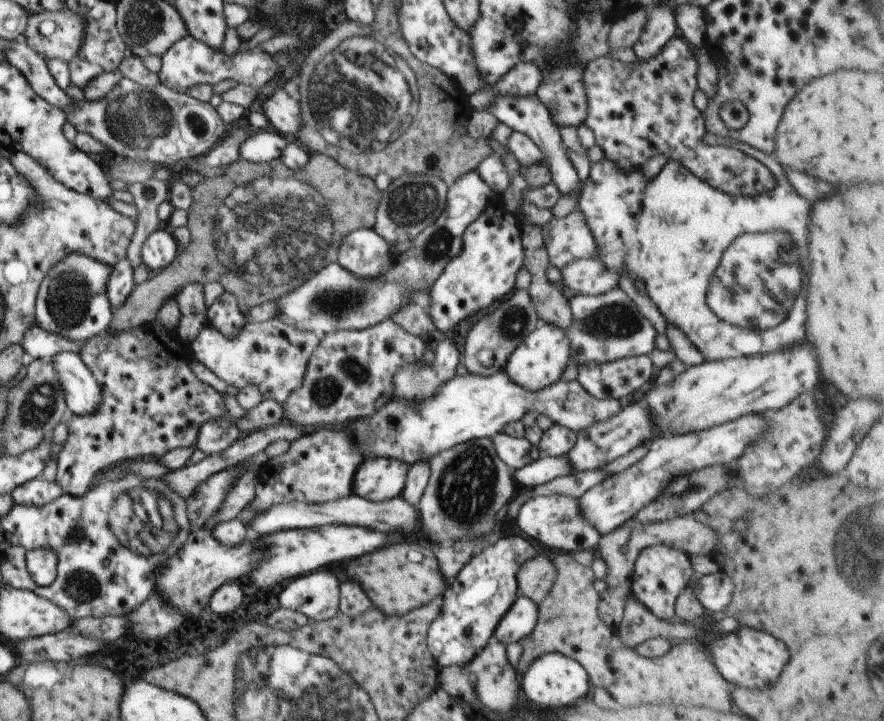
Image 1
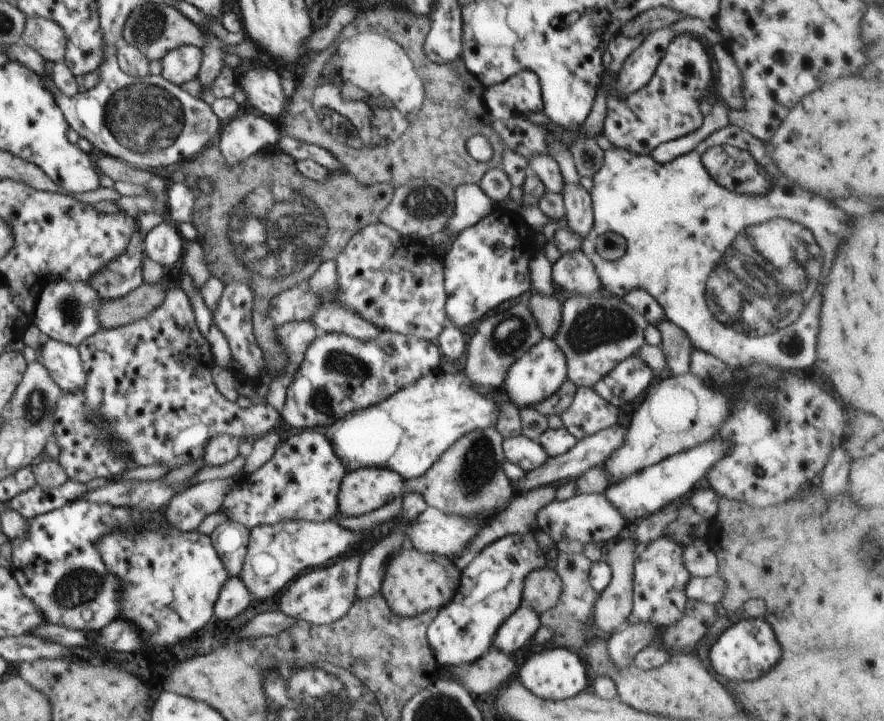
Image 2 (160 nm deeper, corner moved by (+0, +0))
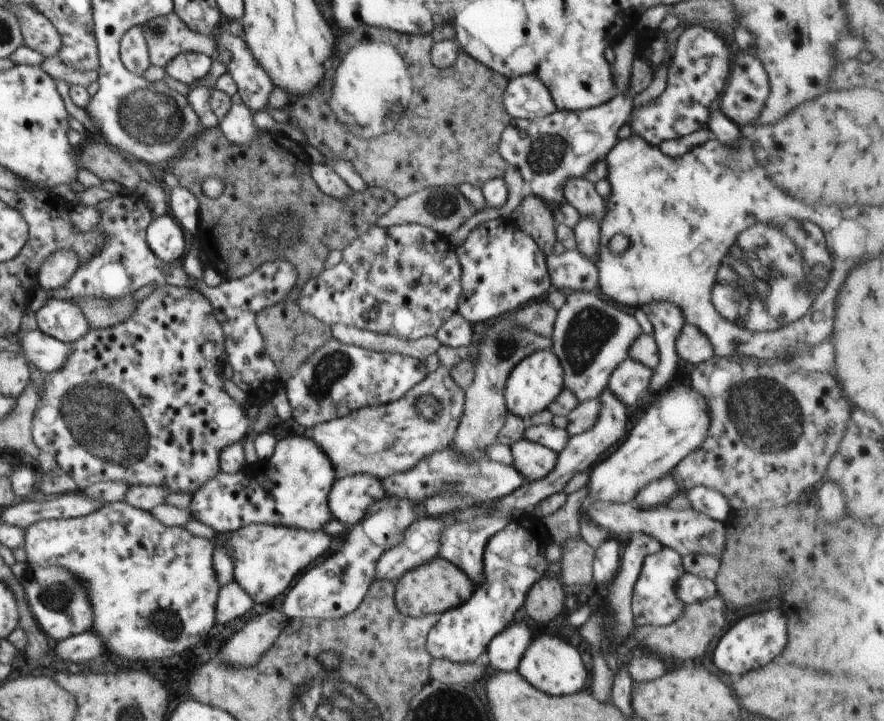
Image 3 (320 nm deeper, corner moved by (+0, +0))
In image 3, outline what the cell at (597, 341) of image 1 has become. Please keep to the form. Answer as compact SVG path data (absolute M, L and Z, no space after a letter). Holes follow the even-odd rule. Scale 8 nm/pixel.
M599 291L567 292L564 306L559 306L557 309L557 317L550 338L553 340L552 351L561 360L565 388L575 394L578 403L599 398L603 390L608 386L612 371L620 362L628 358L627 352L630 345L642 332L642 327L635 316L620 310L612 302L602 300Z

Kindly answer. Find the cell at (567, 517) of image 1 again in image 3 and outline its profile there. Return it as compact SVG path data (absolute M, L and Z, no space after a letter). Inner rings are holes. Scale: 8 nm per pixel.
M588 496L583 502L588 518L608 529L610 535L621 537L625 534L644 533L661 542L664 547L673 548L681 557L684 555L716 555L722 558L727 549L726 526L723 521L710 518L692 507L686 510L674 510L667 504L651 509L640 509L630 503L604 505Z

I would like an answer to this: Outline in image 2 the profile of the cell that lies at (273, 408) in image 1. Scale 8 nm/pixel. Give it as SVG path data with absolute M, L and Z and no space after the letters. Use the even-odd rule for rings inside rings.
M180 286L167 288L162 304L149 315L113 329L102 329L77 346L87 382L81 391L66 392L54 407L54 440L59 446L58 461L75 483L95 484L116 479L130 469L164 465L168 471L203 460L205 448L215 436L230 434L252 440L274 431L281 414L270 405L242 408L224 397L214 381L212 367L204 360L213 357L207 337L202 336L190 299Z

